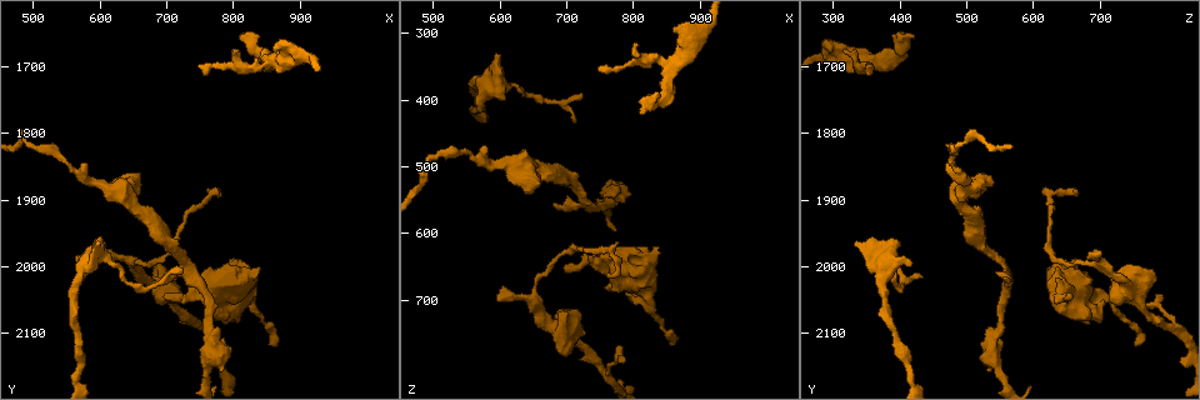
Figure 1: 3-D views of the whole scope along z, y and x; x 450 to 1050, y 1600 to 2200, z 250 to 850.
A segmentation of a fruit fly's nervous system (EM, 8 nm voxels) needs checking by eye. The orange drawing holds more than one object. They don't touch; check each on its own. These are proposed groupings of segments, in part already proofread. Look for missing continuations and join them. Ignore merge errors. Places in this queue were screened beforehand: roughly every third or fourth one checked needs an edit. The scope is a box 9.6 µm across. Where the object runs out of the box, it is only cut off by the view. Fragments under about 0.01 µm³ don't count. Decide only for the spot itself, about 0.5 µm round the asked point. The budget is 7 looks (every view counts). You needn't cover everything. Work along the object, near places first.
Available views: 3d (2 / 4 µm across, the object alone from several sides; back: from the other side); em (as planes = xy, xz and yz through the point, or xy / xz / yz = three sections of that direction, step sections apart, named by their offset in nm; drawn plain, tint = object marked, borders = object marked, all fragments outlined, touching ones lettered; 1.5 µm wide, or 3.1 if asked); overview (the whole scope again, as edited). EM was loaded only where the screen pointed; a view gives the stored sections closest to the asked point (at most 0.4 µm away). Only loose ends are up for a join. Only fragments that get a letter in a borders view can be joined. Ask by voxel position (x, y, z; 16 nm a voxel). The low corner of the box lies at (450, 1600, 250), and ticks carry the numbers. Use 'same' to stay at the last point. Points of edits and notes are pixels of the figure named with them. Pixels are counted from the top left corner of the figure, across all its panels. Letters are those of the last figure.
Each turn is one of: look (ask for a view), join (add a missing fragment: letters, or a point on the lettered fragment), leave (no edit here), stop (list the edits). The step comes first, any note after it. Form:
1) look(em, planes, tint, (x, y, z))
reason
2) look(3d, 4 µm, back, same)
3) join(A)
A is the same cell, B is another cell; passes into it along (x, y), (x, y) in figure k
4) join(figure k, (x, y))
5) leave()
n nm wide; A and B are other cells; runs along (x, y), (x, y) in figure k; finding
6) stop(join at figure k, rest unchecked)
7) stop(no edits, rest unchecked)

look(3d, 2 µm, (810, 2085, 700))
stops while still wide

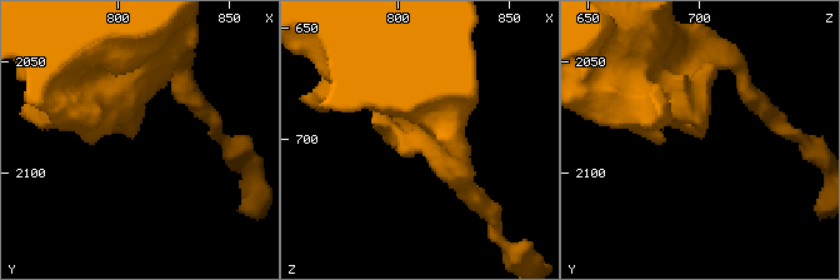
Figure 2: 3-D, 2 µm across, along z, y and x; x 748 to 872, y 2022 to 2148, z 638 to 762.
look(em, planes, borders, (805, 2084, 698))

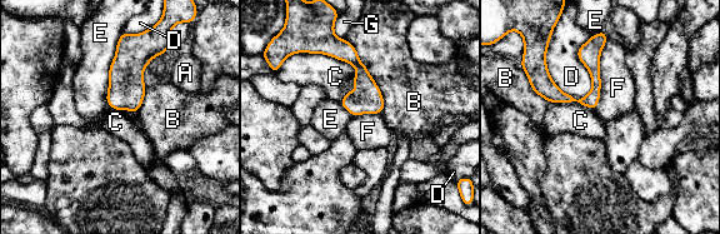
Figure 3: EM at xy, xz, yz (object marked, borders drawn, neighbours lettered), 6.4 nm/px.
leave()
A, B, C, D, E, F and G are other cells; runs along (325, 43), (360, 68), (378, 110) in figure 3; none of them fits

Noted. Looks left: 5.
look(3d, 2 µm, (595, 1960, 335))
an open end

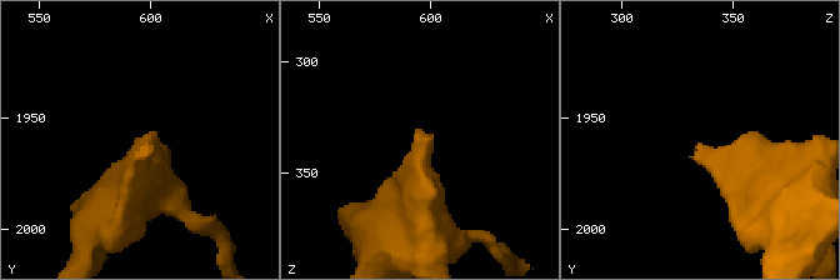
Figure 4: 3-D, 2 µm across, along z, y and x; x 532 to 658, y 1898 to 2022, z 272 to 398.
look(em, planes, tint, (598, 1962, 336))

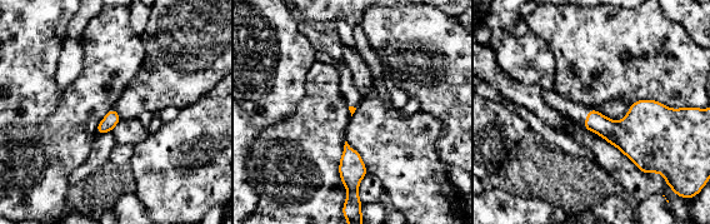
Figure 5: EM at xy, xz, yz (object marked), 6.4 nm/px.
look(em, planes, borders, same)
see the neighbours

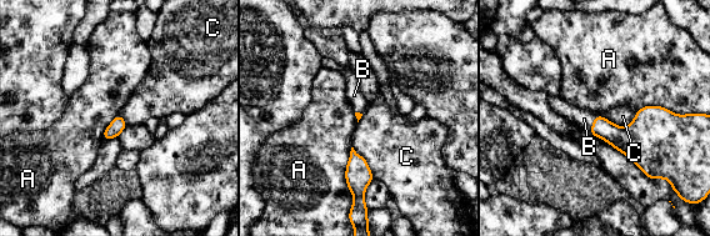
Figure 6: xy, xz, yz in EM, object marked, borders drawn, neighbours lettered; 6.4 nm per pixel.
join(B)
A touches over 380 nm; B is the same cell, A and C are other cells; passes into it along (628, 140), (594, 122), (584, 119) in figure 6; the neuron continues

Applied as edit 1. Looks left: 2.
look(em, planes, borders, (805, 1670, 315))
an open end

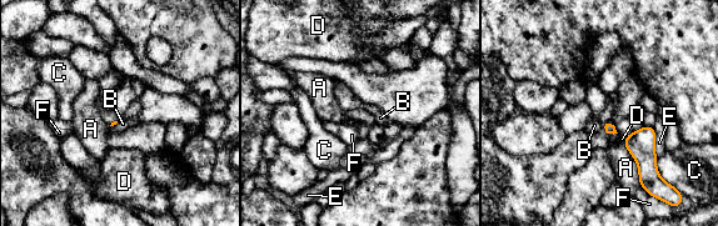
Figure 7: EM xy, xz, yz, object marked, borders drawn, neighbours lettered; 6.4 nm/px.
leave()
A, B, C, D, E and F are other cells; border along (603, 124), (601, 127) in figure 7; none of them fits

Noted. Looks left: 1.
stop(join at figure 6, rest unchecked)

